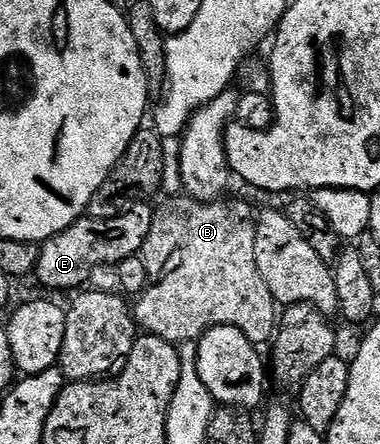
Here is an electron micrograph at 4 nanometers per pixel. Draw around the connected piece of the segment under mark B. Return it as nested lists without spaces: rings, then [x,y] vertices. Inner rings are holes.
[[[179,195],[173,199],[165,202],[166,206],[163,209],[159,208],[155,212],[154,218],[152,219],[152,231],[148,231],[148,239],[144,243],[140,256],[144,261],[144,267],[147,269],[147,285],[146,289],[136,297],[136,300],[132,305],[132,312],[134,320],[143,334],[151,337],[159,337],[165,341],[170,342],[175,347],[181,347],[185,341],[198,341],[207,333],[210,328],[216,323],[216,317],[214,317],[214,308],[226,309],[225,320],[234,324],[240,331],[244,331],[244,335],[248,335],[248,339],[254,344],[262,347],[265,346],[266,341],[269,342],[271,337],[274,335],[278,326],[278,304],[274,300],[274,296],[268,289],[268,285],[264,282],[264,279],[260,276],[259,268],[256,266],[256,231],[254,230],[254,223],[256,220],[255,210],[250,210],[248,206],[242,201],[226,201],[227,199],[219,199],[209,203],[199,203],[189,195]],[[242,291],[248,291],[249,295],[258,299],[262,297],[264,299],[264,309],[258,309],[254,313],[255,321],[250,318],[250,313],[246,309],[241,309],[238,306],[238,296],[241,295]]]

